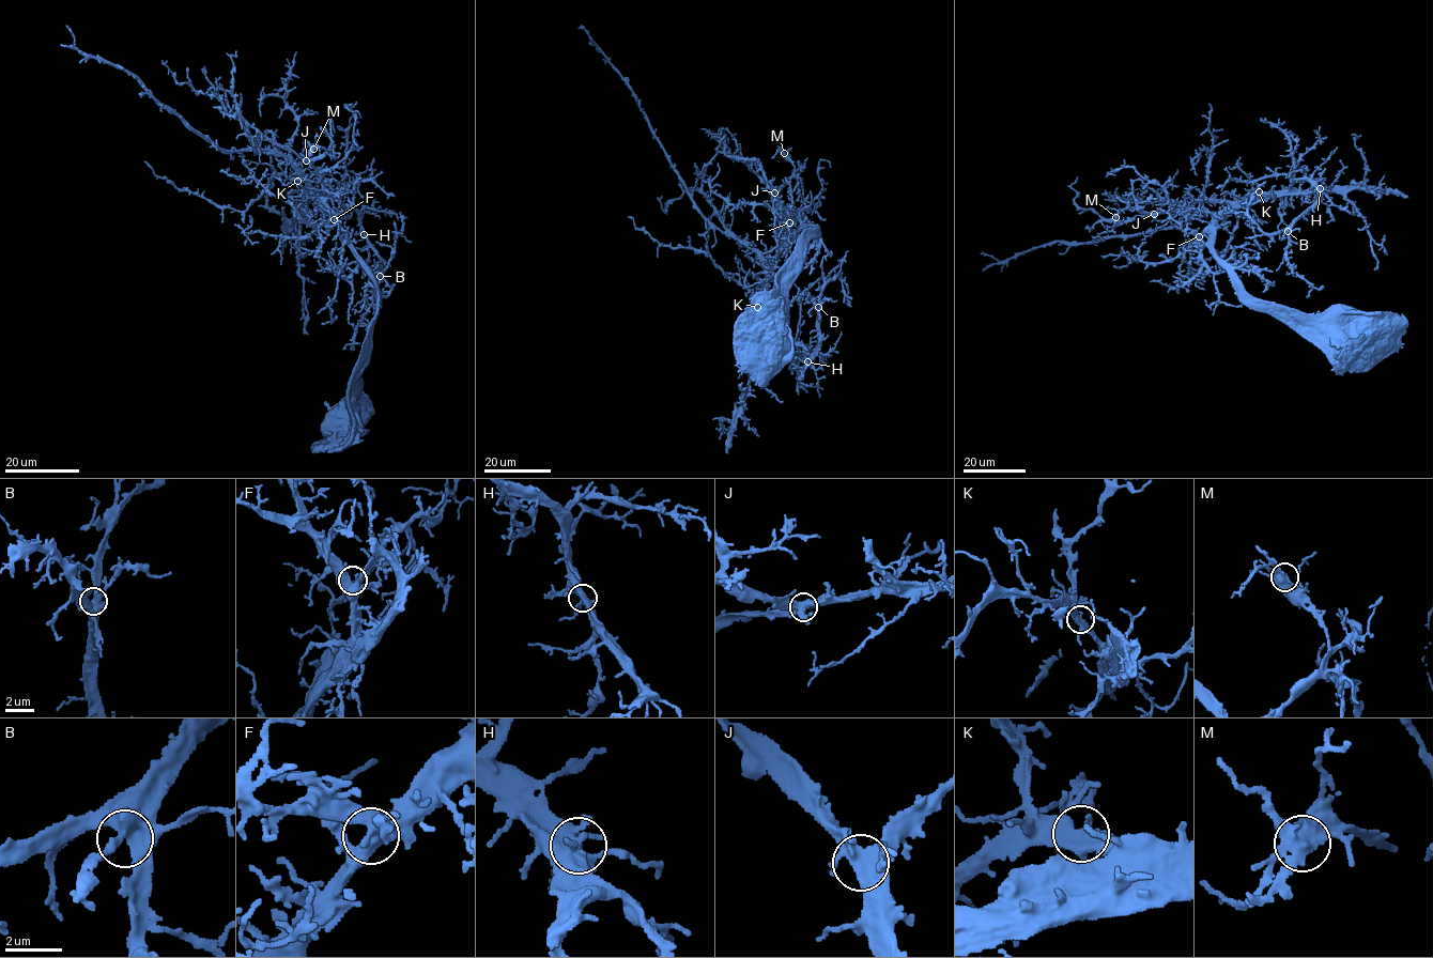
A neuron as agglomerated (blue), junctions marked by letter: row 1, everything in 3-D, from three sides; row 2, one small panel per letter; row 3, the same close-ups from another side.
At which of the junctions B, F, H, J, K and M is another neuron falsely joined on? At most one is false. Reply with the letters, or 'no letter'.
no letter

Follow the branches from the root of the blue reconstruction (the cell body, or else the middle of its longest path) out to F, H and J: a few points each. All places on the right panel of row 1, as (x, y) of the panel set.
F: (1373, 326), (1338, 320), (1281, 321), (1258, 304), (1237, 275), (1216, 259), (1207, 232), (1199, 236)
H: (1373, 326), (1281, 321), (1216, 259), (1214, 225), (1225, 213), (1284, 195), (1292, 179), (1309, 180), (1320, 188)
J: (1373, 326), (1338, 320), (1281, 321), (1258, 304), (1237, 275), (1216, 259), (1211, 213), (1179, 210), (1154, 214)

